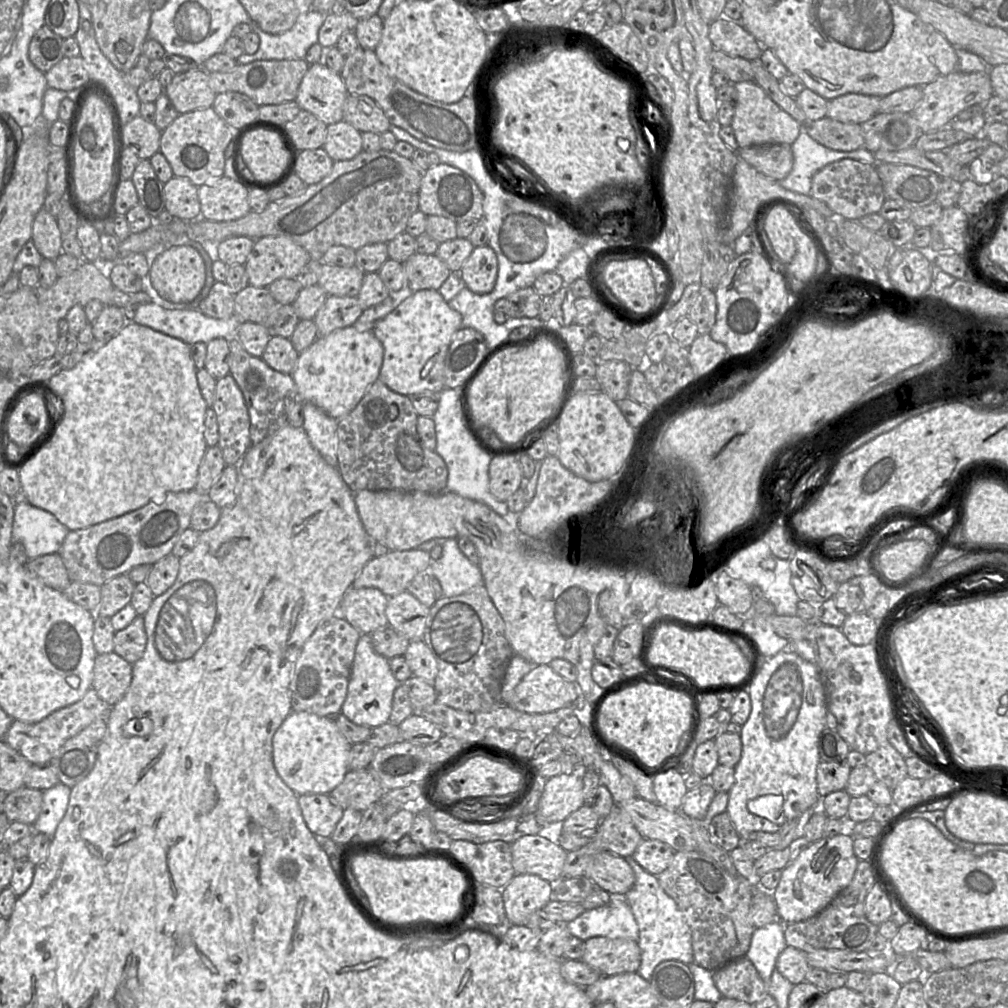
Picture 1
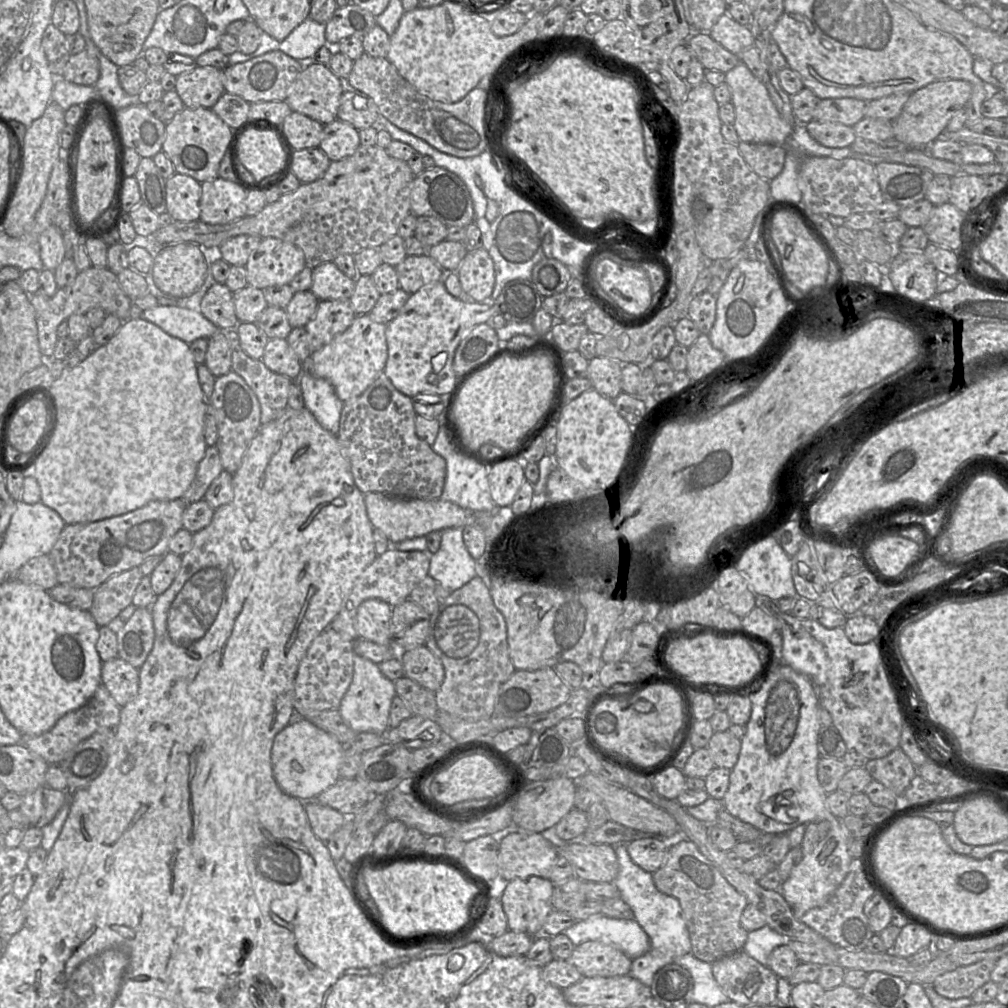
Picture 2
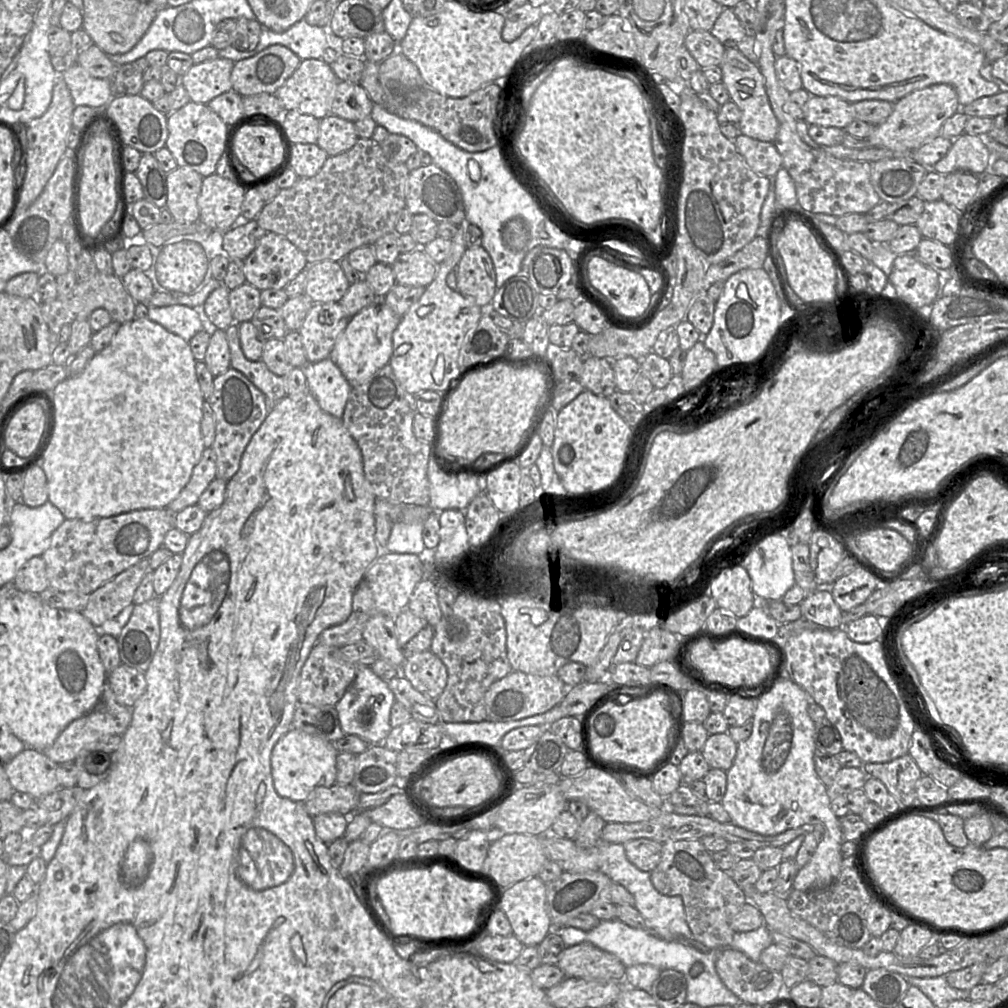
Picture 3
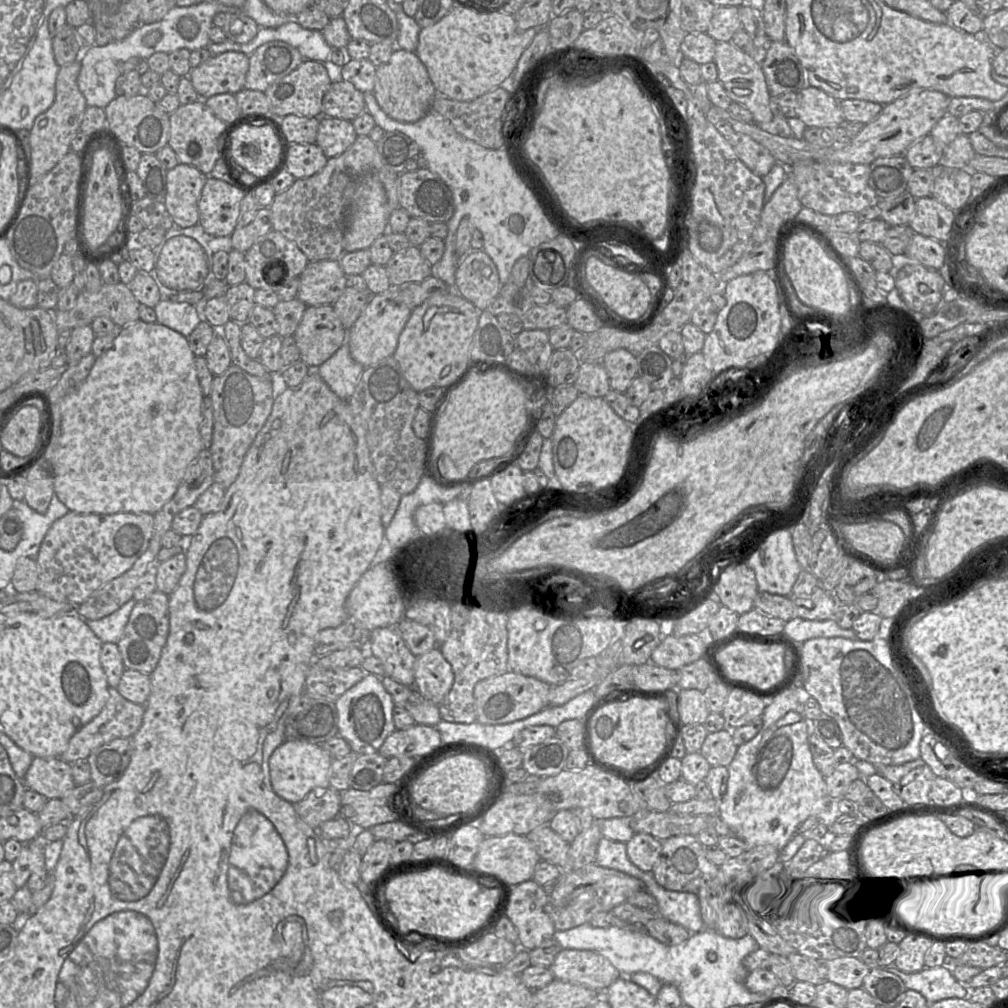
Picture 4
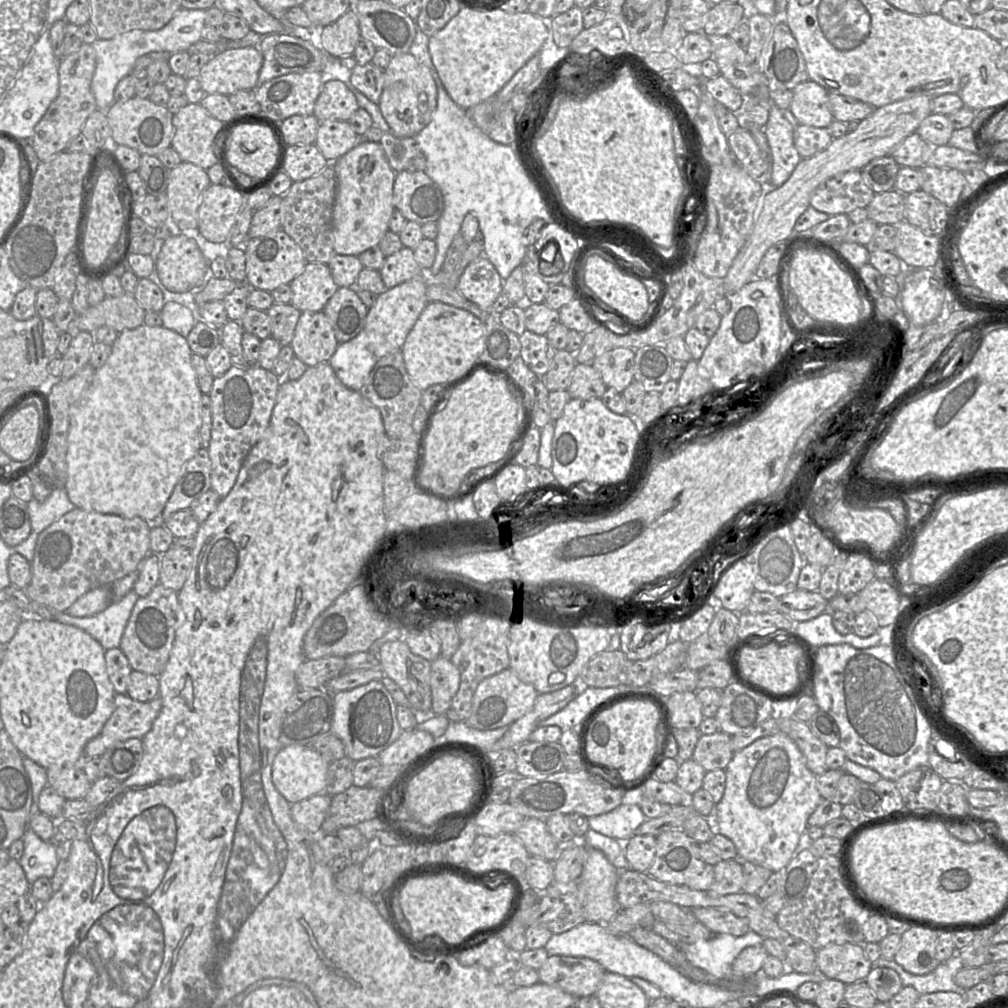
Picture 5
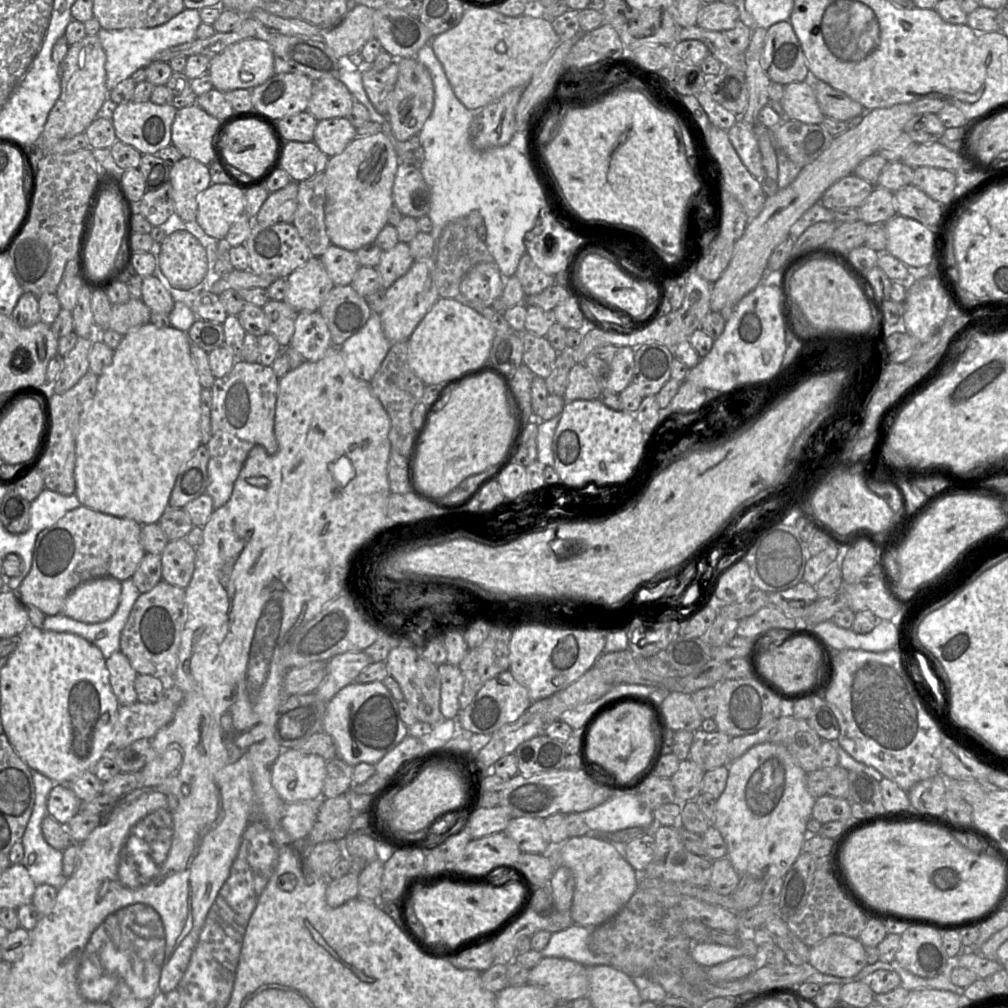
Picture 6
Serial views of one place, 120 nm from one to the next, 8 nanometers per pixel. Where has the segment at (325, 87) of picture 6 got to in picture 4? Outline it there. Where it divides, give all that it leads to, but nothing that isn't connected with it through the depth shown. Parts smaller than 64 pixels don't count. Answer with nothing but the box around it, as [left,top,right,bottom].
[322,81,365,121]

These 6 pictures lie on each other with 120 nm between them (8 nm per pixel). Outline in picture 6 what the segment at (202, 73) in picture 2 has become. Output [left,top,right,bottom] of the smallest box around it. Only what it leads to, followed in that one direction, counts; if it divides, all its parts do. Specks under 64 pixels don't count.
[208,38,275,93]

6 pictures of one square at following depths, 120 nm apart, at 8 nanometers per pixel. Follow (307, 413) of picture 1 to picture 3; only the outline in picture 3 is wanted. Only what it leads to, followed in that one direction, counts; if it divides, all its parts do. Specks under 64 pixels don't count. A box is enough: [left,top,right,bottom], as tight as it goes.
[301,357,352,418]

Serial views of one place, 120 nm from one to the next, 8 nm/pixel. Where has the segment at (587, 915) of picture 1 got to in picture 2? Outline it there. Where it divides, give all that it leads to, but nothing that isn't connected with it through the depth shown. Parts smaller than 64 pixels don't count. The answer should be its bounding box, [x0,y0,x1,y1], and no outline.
[563,913,650,959]

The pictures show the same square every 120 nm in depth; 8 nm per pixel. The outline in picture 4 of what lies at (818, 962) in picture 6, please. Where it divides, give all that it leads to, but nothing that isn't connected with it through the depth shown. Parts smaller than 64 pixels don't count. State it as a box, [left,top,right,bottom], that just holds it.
[826,956,871,990]

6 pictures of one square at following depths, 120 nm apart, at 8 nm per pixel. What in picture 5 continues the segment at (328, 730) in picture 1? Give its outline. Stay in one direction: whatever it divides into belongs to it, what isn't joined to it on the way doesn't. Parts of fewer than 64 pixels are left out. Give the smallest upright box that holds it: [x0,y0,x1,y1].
[272,746,329,803]

